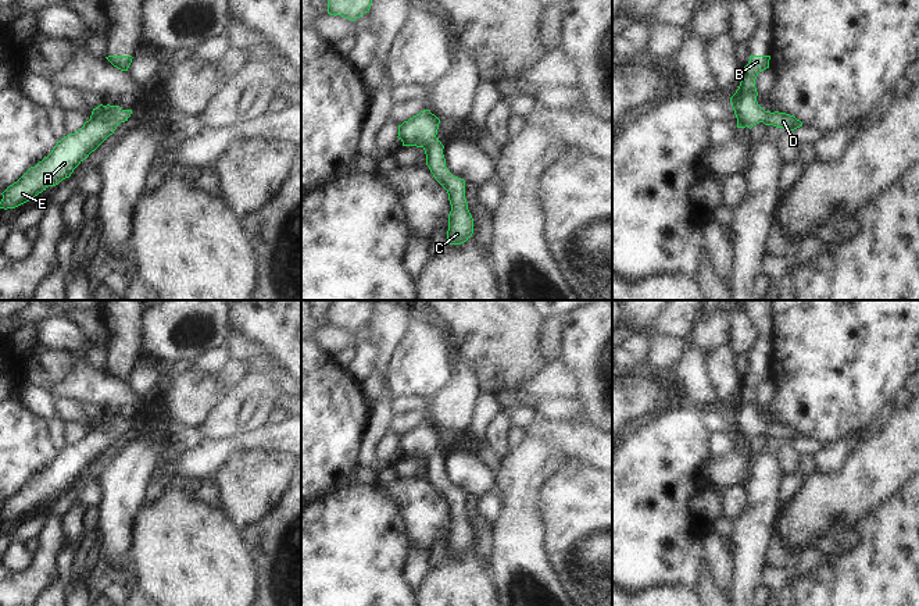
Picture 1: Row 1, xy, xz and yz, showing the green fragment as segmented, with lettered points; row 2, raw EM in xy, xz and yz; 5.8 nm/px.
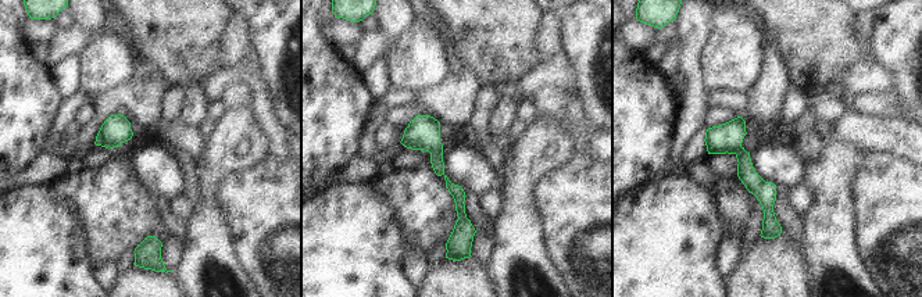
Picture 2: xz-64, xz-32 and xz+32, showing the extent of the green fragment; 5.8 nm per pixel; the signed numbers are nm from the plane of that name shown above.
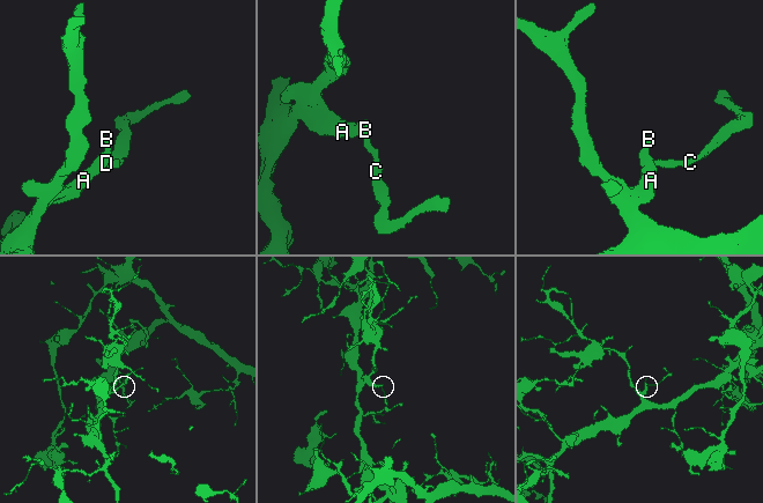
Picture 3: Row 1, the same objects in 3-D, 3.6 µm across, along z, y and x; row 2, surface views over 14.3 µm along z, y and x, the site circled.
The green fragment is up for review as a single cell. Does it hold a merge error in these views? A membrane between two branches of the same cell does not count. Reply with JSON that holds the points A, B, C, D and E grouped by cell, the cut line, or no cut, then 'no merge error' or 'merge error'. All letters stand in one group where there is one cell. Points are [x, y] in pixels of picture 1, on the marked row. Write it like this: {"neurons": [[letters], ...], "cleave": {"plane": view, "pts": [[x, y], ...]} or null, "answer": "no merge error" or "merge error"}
{"neurons": [["A", "B", "C", "D", "E"]], "cleave": null, "answer": "no merge error"}

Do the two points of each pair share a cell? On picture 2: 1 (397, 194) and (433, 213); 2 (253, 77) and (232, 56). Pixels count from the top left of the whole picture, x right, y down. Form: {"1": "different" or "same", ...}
{"1": "same", "2": "different"}

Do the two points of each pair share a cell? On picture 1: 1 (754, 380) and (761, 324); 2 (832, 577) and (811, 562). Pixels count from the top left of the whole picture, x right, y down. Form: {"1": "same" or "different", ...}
{"1": "same", "2": "different"}

